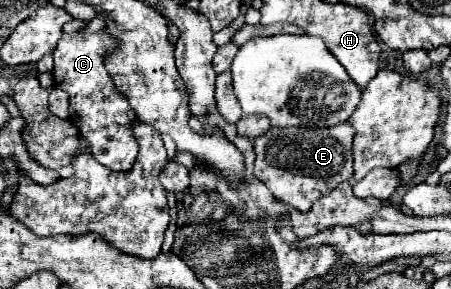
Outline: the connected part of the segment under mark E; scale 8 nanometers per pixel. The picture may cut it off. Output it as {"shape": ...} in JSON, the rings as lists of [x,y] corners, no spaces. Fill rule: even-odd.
{"shape":[[[349,124],[333,128],[271,128],[255,140],[255,176],[277,200],[307,212],[313,202],[353,176],[351,142],[353,128]]]}

